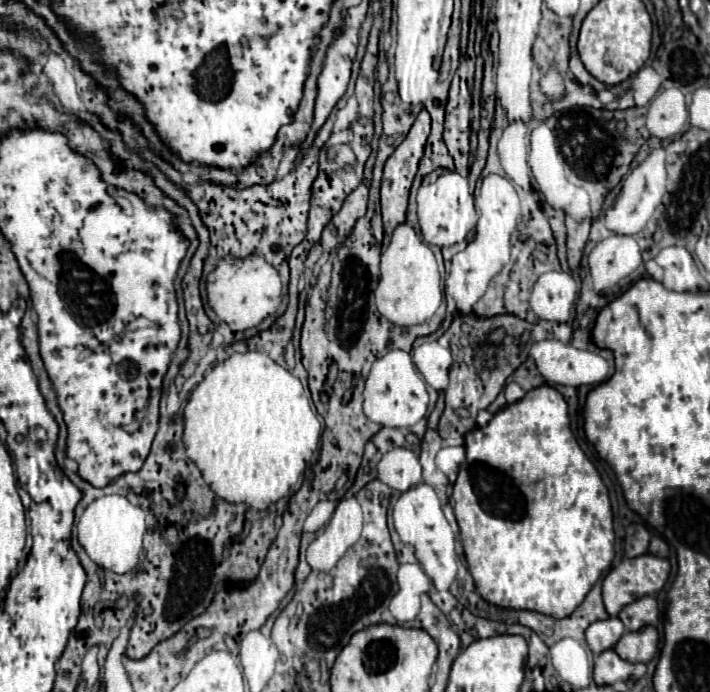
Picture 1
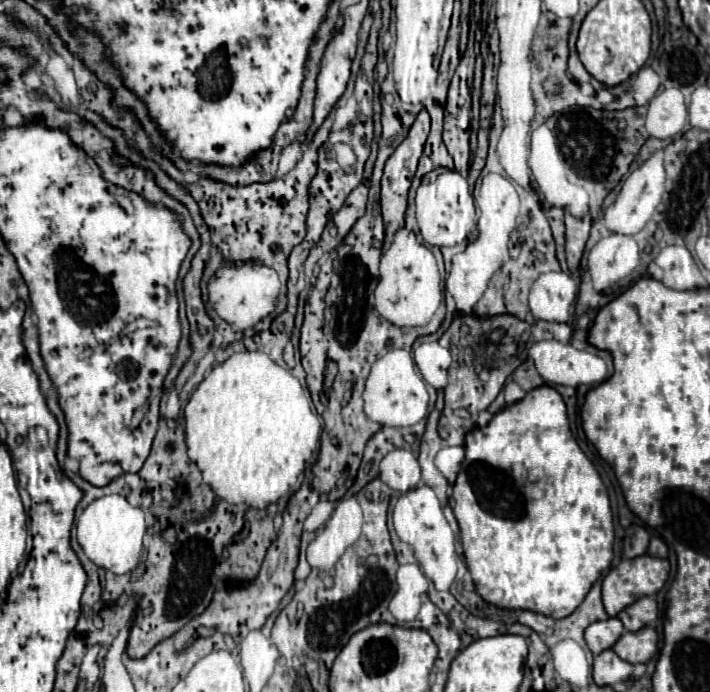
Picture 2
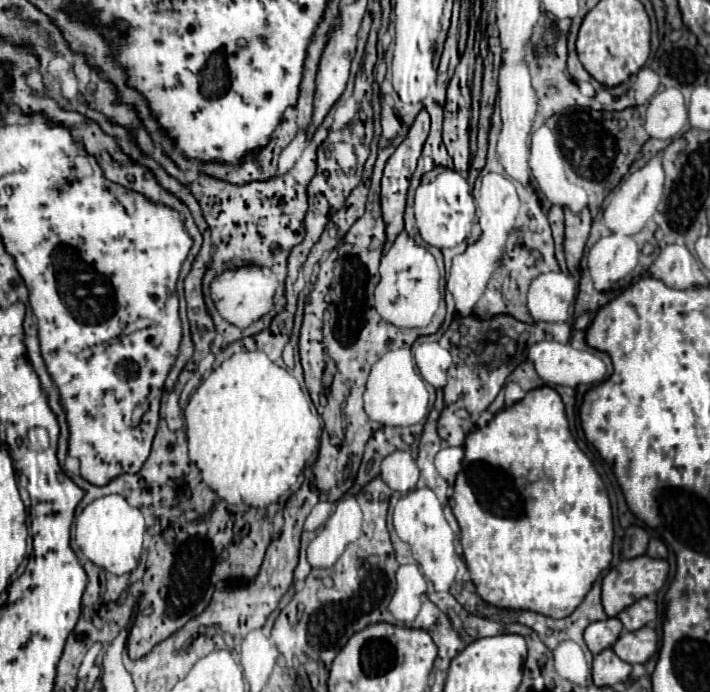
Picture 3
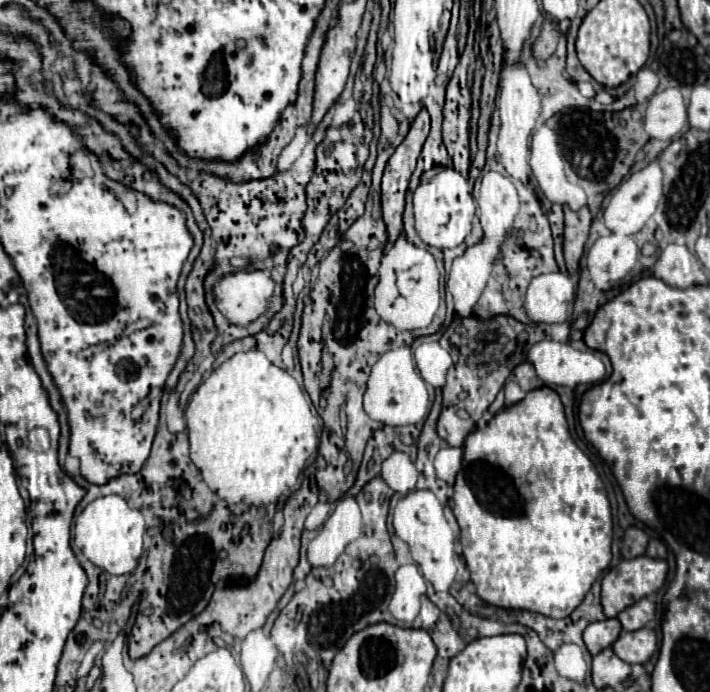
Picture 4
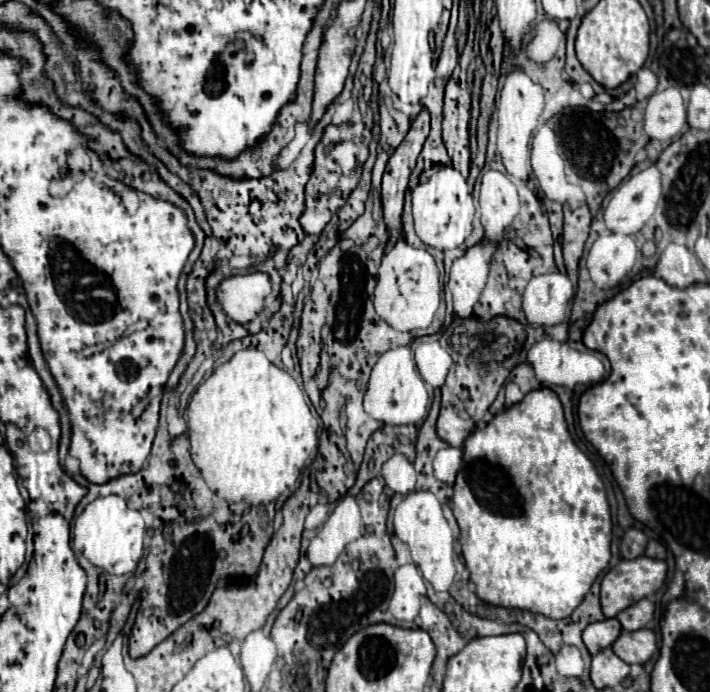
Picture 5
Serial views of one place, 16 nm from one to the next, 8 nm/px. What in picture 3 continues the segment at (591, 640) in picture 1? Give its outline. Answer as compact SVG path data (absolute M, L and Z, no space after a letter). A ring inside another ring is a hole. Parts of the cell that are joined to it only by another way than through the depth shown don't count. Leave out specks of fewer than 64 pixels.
M608 618L602 622L592 622L586 632L584 632L584 640L586 646L590 648L590 652L596 656L606 648L612 648L614 642L620 638L622 634L622 624L618 618Z

